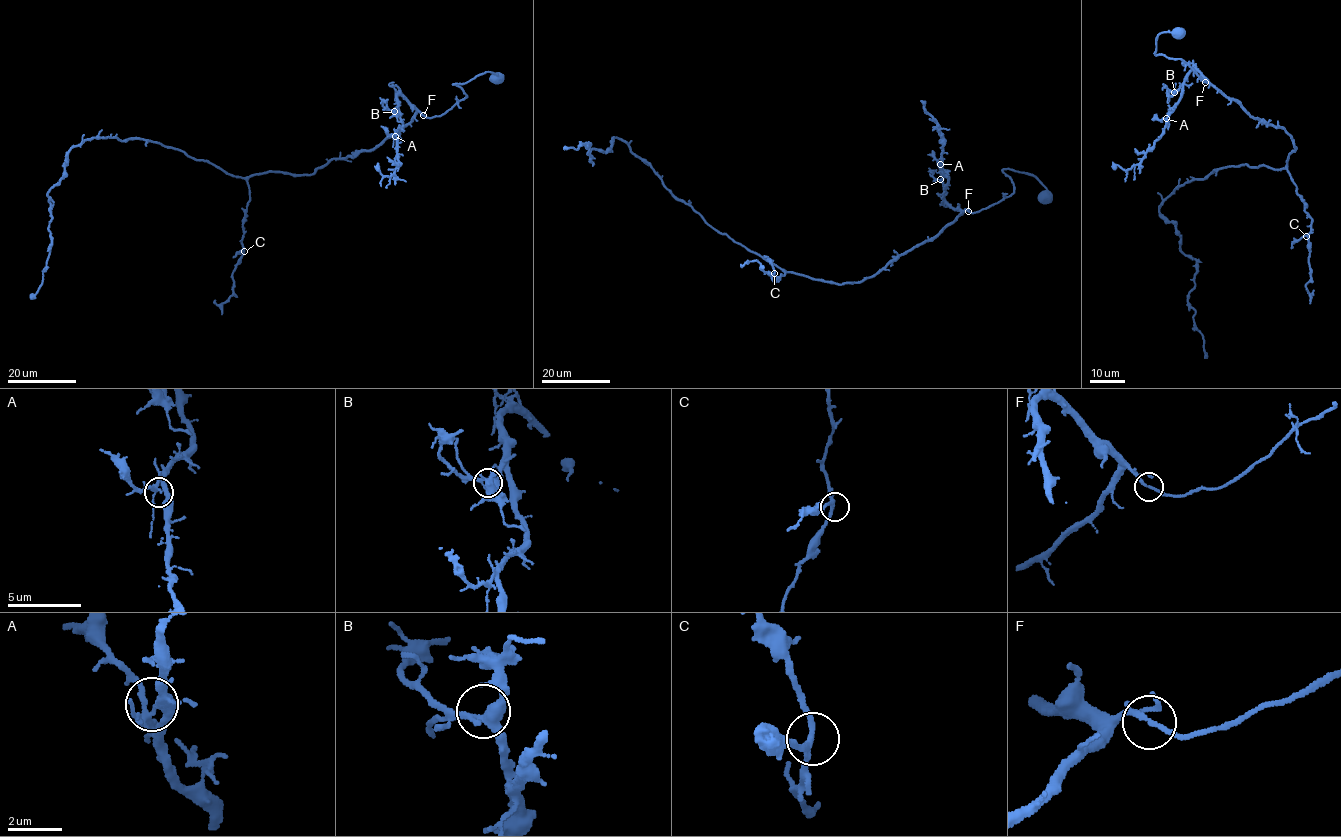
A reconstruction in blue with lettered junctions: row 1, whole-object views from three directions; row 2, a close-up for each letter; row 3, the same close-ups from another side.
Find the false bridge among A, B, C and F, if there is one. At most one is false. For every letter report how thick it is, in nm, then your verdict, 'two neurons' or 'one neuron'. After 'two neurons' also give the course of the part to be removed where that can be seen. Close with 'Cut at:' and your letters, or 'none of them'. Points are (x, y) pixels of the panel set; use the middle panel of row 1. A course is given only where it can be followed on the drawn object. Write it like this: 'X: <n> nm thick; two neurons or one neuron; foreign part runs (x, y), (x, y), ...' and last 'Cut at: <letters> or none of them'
A: 170 nm thick; one neuron
B: 400 nm thick; one neuron
C: 200 nm thick; one neuron
F: 140 nm thick; one neuron
Cut at: none of them

